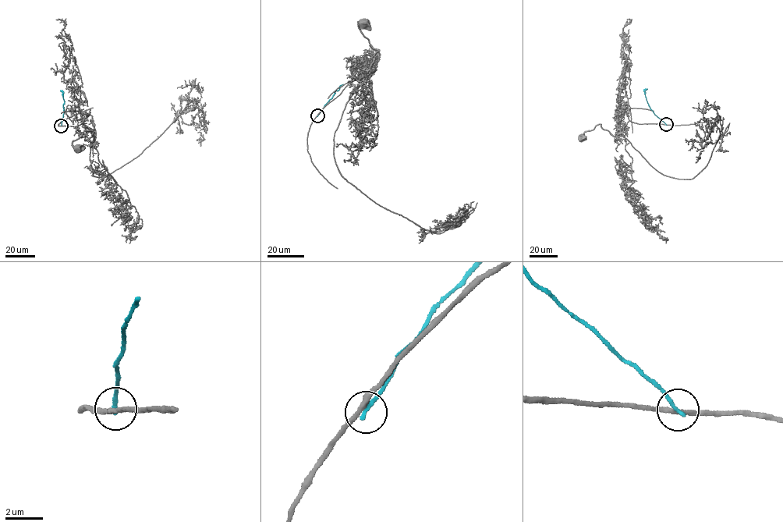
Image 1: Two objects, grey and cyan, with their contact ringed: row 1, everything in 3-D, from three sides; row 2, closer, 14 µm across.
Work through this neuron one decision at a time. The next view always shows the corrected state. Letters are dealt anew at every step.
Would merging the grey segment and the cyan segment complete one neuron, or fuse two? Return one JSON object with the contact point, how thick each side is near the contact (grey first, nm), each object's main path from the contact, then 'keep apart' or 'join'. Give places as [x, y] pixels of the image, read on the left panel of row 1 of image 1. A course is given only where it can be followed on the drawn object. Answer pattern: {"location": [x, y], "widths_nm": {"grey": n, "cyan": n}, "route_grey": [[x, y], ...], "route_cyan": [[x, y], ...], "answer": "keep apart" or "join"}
{"location": [61, 126], "widths_nm": {"grey": 240, "cyan": 220}, "route_grey": [[61, 126], [75, 127], [84, 124], [93, 135], [93, 141], [92, 130], [85, 130], [72, 141], [76, 149]], "route_cyan": [[61, 126], [65, 101], [60, 90]], "answer": "keep apart"}

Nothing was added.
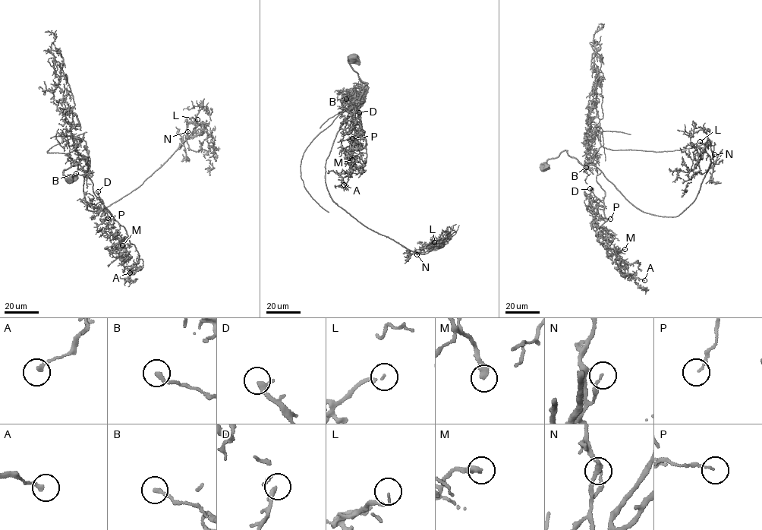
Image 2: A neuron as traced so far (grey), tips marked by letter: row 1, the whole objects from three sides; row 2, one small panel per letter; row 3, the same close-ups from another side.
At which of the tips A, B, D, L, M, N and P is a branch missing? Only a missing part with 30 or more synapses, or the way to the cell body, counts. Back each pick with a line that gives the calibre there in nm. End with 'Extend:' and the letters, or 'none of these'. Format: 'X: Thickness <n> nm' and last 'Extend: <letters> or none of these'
D: Thickness 280 nm
L: Thickness 80 nm
Extend: D, L

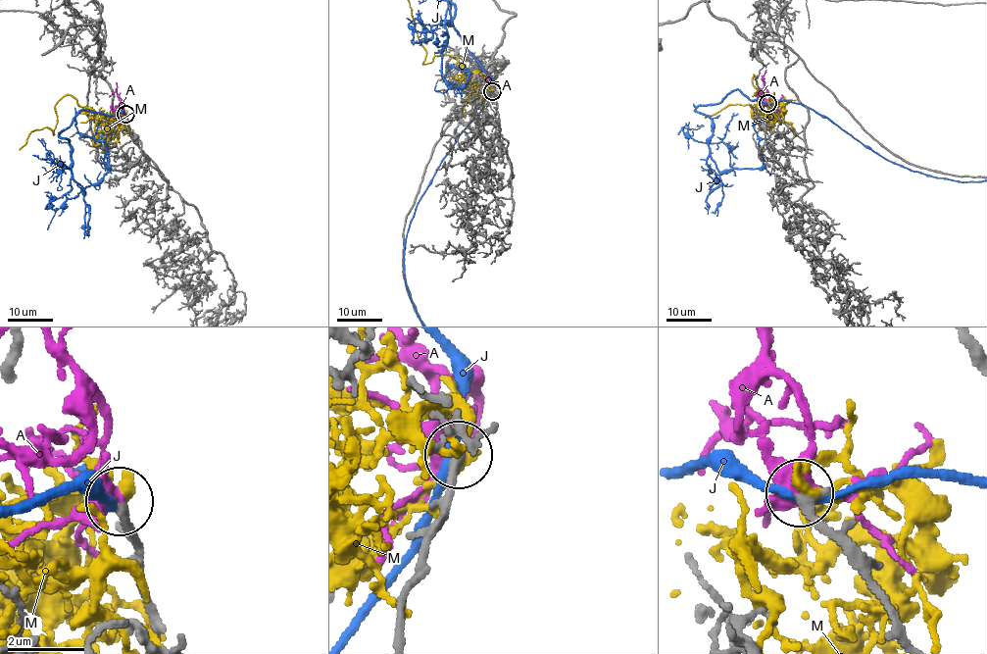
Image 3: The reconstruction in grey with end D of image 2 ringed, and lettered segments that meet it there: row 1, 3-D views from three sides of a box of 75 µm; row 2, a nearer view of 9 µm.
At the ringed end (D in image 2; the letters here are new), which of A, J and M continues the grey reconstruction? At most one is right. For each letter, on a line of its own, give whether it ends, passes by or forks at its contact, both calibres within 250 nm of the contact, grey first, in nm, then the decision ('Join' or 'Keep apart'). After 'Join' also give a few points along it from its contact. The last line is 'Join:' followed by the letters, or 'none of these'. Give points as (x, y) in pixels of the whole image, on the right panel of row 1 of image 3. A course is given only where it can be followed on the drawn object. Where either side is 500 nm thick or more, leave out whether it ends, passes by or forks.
A: It forks there. Thickness 300 nm (grey) against 360 nm. Join. Its course: (769, 103), (764, 81), (765, 70)
J: It passes by. Thickness 300 nm (grey) against 220 nm. Keep apart
M: It ends there. Thickness 300 nm (grey) against 320 nm. Keep apart
Join: A

